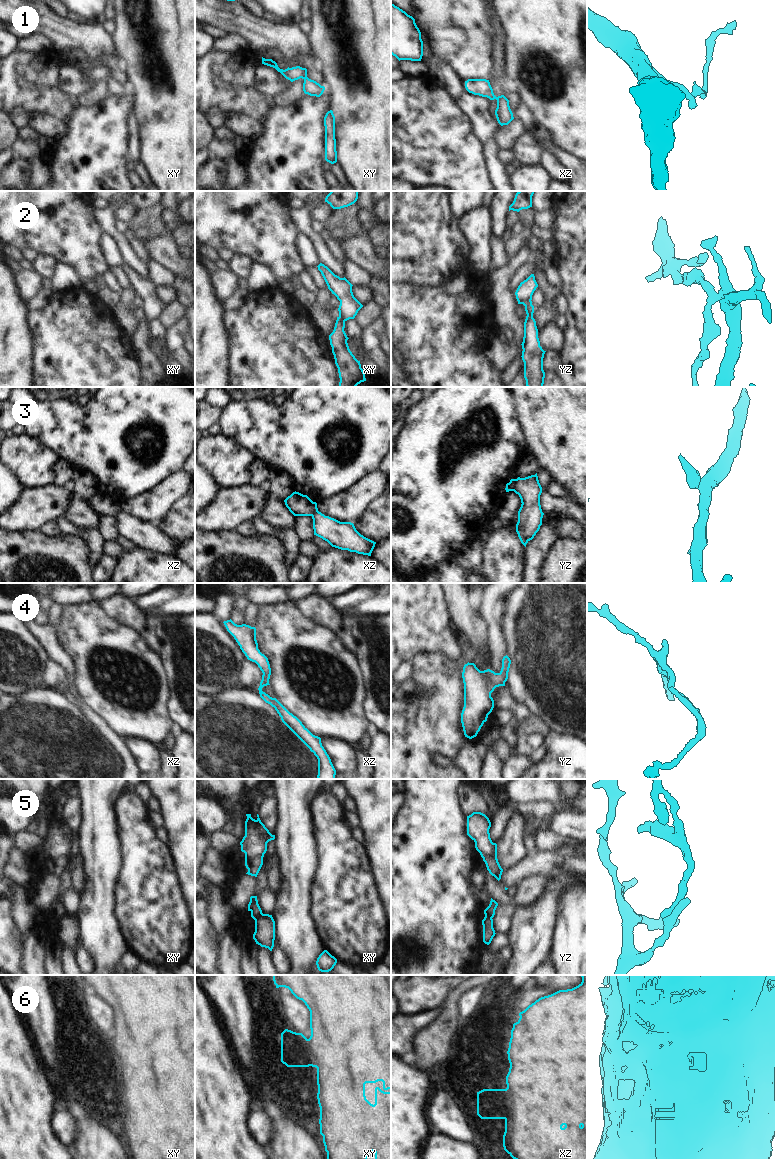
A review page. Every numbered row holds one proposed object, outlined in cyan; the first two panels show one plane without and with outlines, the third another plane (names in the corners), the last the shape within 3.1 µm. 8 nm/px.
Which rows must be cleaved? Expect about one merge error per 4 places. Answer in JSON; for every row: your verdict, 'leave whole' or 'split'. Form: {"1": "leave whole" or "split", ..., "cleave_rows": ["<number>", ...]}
{"1": "split", "2": "leave whole", "3": "split", "4": "leave whole", "5": "split", "6": "leave whole", "cleave_rows": ["1", "3", "5"]}

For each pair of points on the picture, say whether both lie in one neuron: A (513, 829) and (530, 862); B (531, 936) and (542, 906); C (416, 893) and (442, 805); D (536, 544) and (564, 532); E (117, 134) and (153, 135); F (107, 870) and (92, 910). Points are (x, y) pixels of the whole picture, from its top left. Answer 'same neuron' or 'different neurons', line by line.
A: different neurons
B: same neuron
C: same neuron
D: different neurons
E: different neurons
F: same neuron

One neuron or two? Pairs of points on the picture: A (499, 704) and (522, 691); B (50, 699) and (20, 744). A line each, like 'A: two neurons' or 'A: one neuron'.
A: two neurons
B: one neuron

